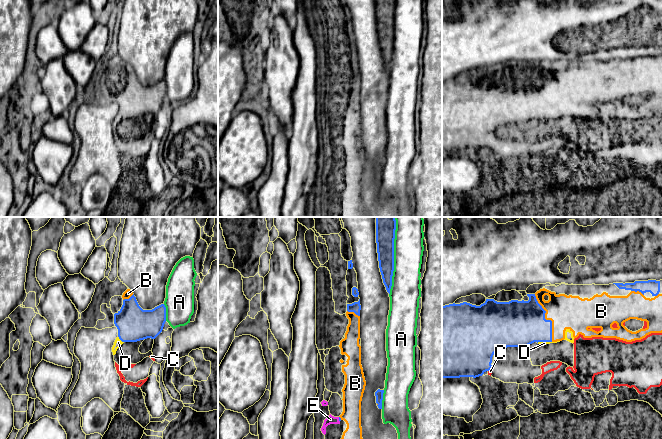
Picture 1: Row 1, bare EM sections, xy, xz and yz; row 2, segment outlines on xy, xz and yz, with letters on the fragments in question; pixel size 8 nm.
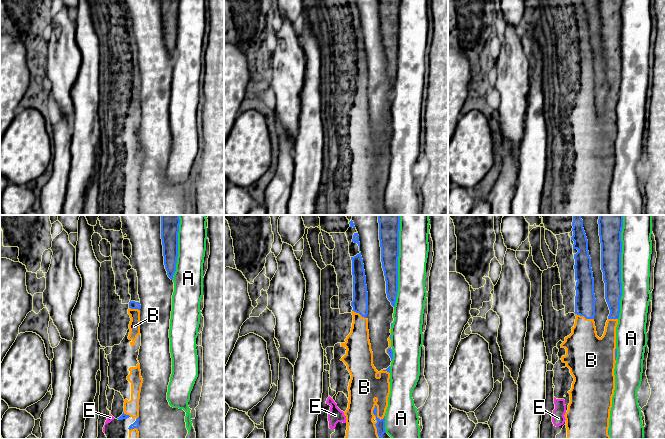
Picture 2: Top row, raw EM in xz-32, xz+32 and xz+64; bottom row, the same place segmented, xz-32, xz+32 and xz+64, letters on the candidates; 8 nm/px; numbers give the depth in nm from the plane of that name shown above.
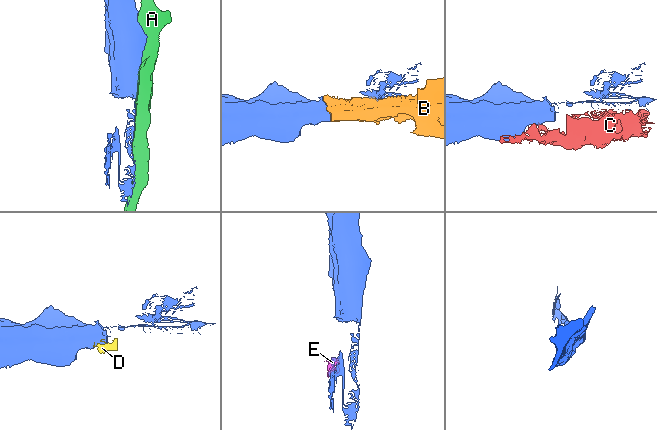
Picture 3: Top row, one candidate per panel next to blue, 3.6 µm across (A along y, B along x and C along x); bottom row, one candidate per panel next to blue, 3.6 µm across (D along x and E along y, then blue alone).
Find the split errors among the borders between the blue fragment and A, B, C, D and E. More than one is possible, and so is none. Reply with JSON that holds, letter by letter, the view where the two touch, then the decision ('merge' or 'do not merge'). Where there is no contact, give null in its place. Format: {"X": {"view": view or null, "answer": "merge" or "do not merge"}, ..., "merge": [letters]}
{"A": {"view": "xz", "answer": "do not merge"}, "B": {"view": "yz", "answer": "merge"}, "C": {"view": "yz", "answer": "merge"}, "D": {"view": "xy", "answer": "merge"}, "E": {"view": "xz", "answer": "merge"}, "merge": ["B", "C", "D", "E"]}

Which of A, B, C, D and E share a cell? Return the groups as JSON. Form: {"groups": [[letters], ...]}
{"groups": [["A"], ["B", "C", "D", "E"]]}

